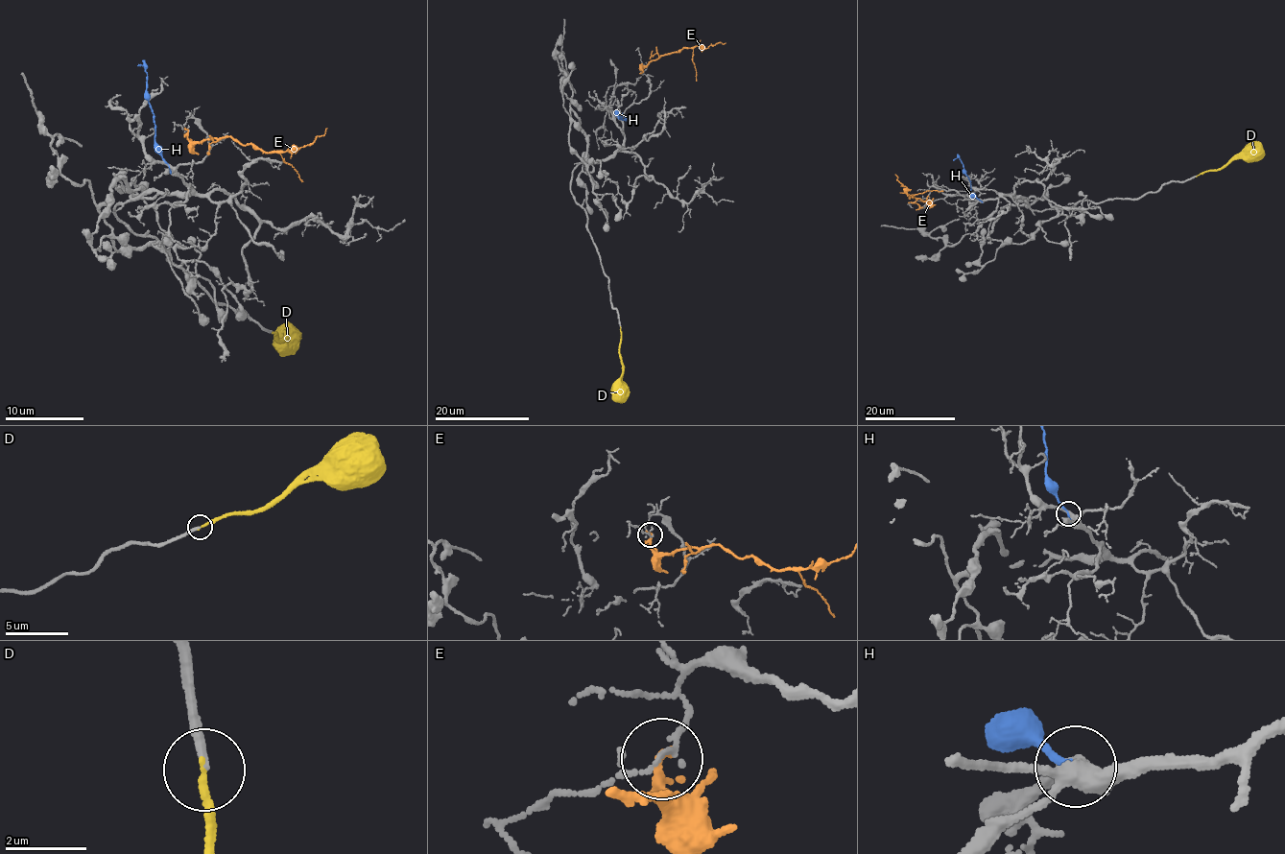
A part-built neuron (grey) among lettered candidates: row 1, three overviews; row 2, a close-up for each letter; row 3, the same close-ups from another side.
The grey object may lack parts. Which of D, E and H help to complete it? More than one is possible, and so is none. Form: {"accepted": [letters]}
{"accepted": []}

